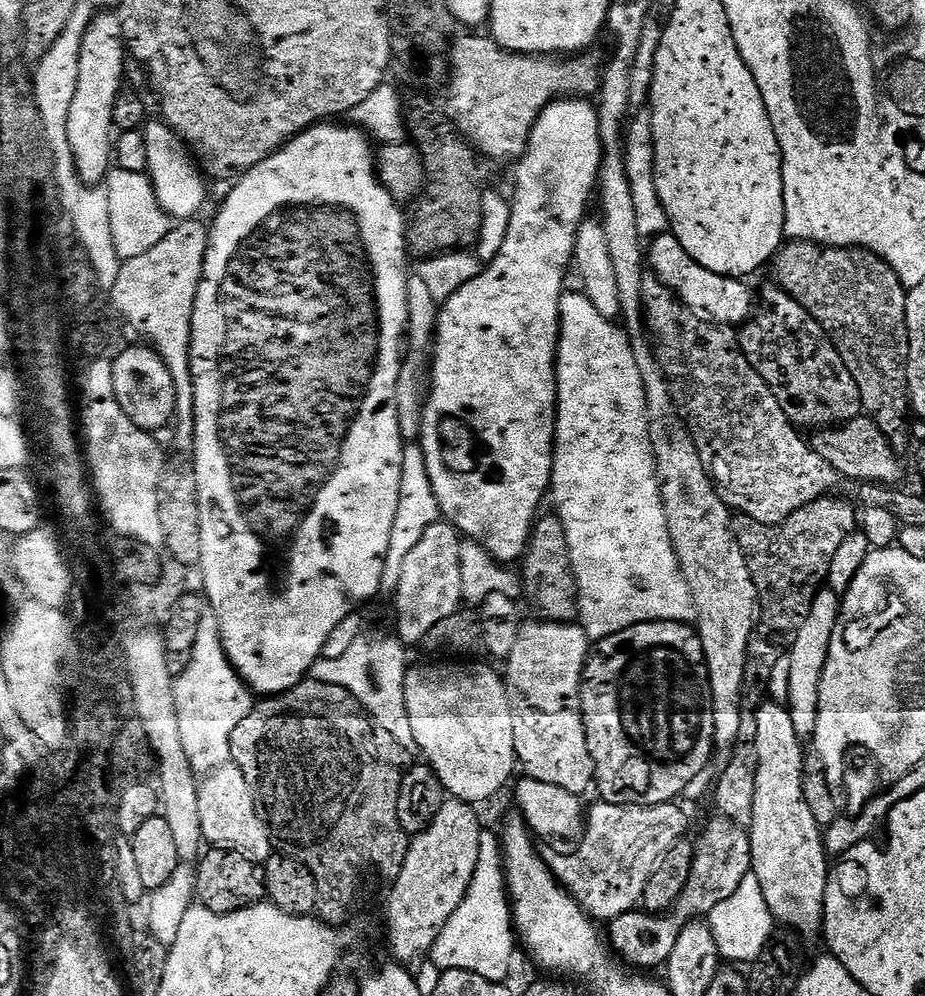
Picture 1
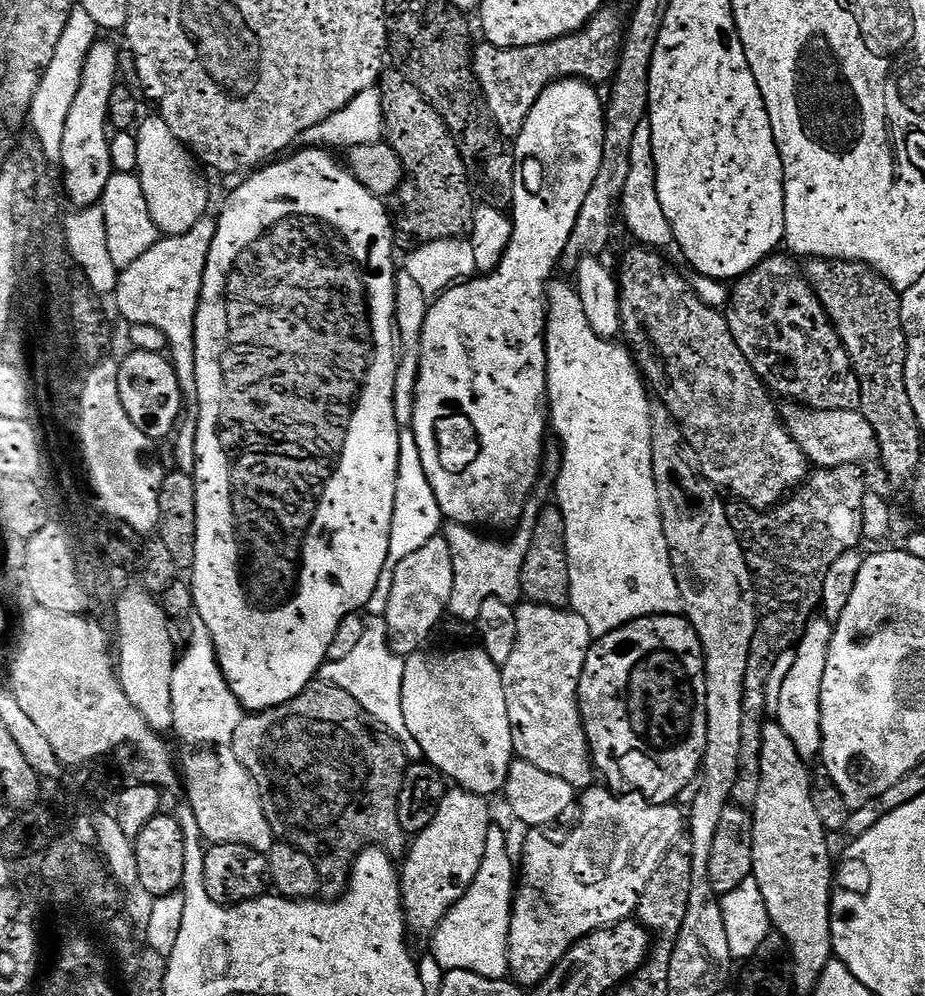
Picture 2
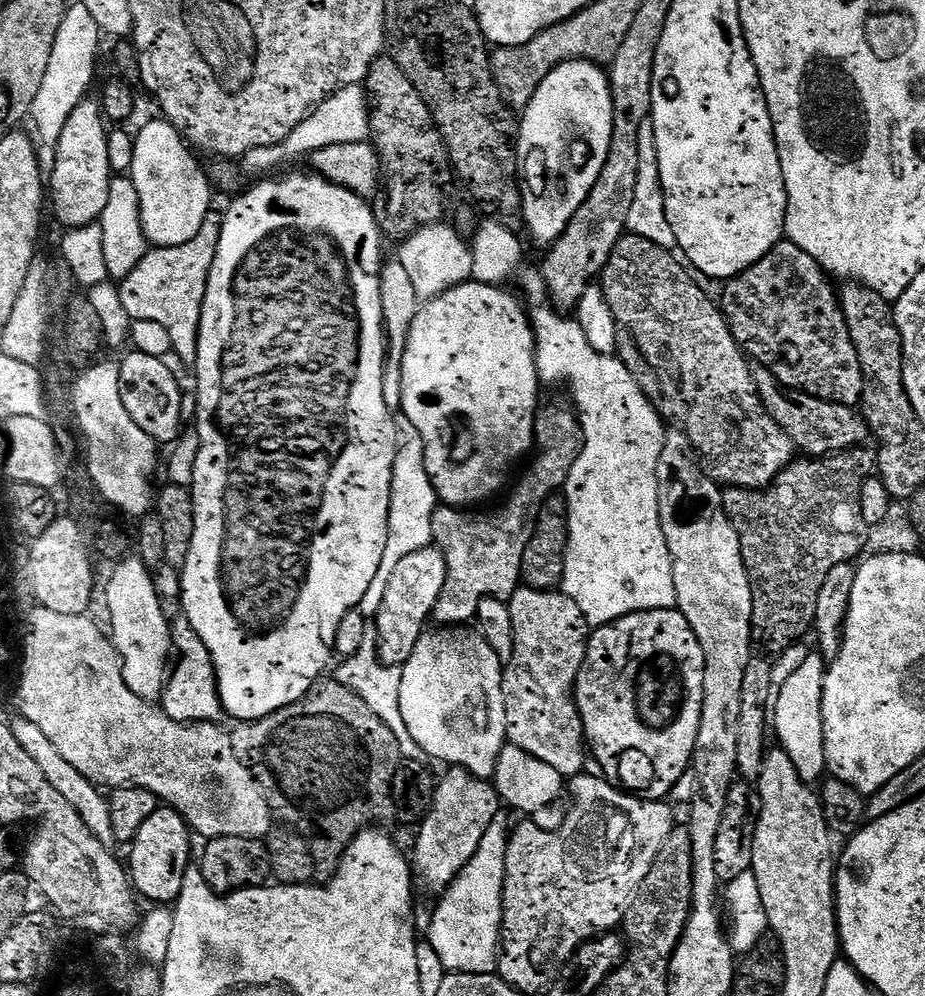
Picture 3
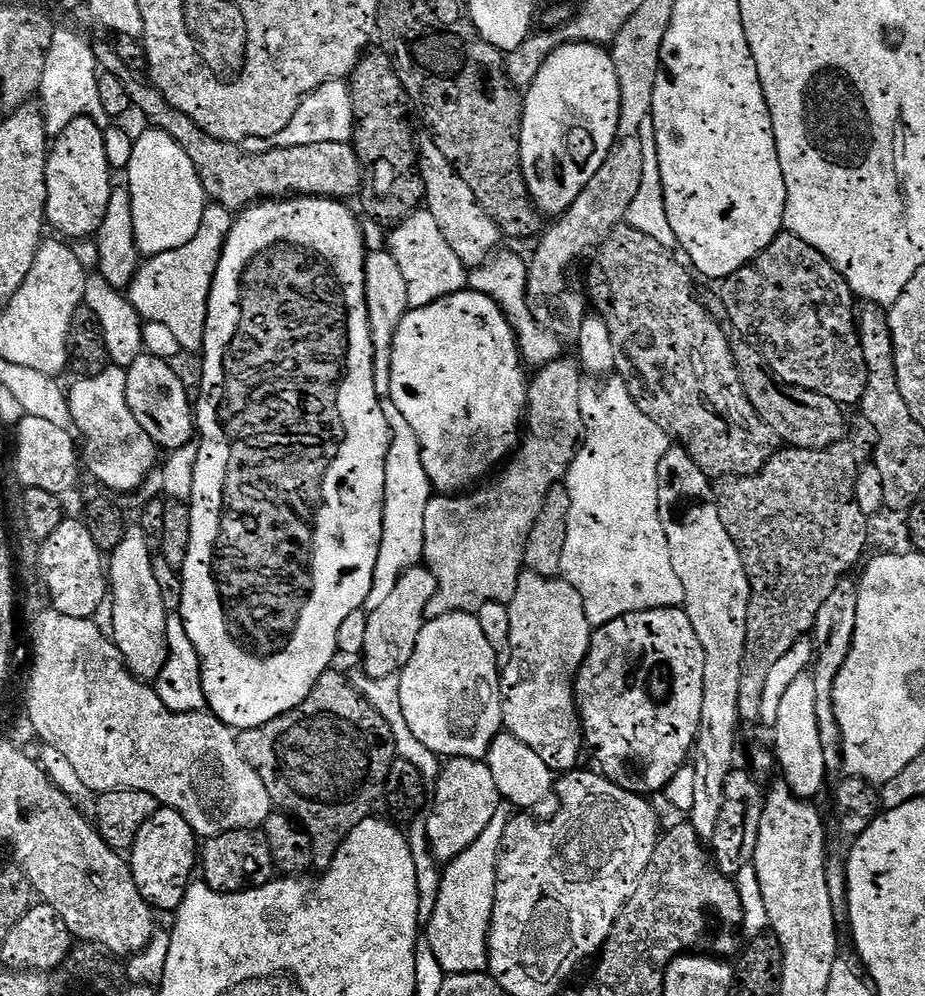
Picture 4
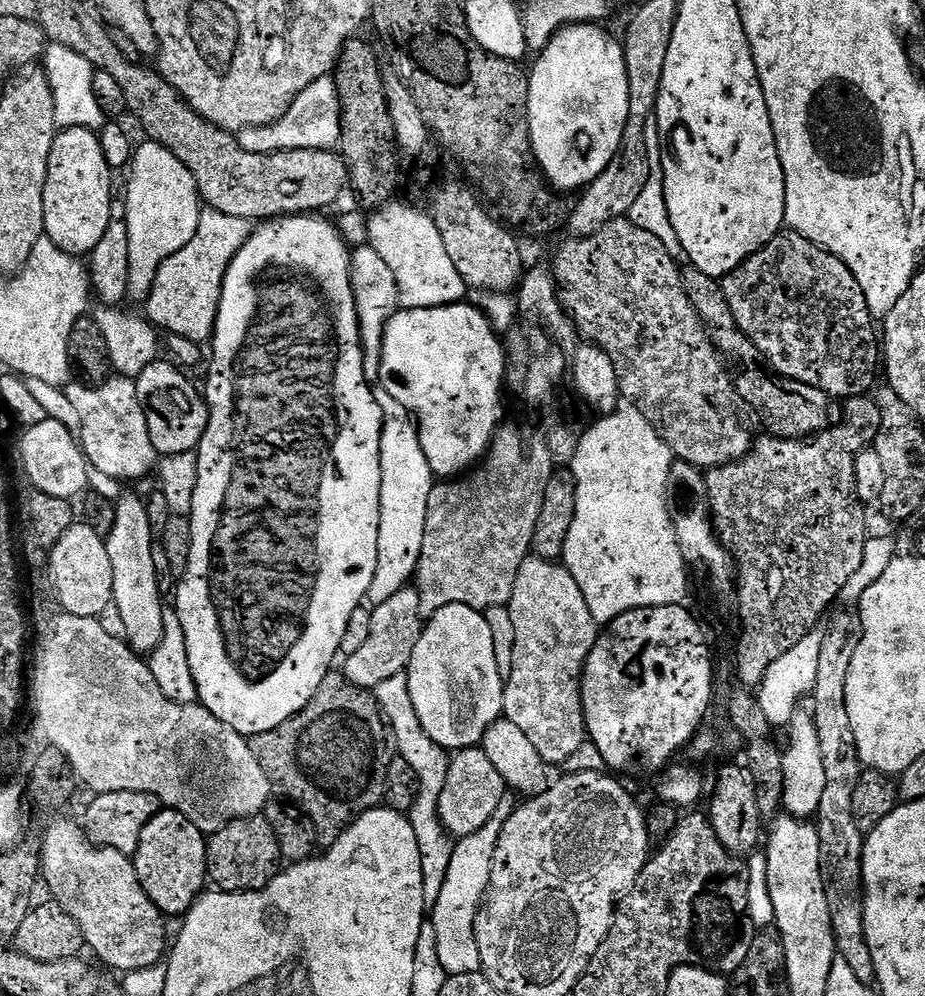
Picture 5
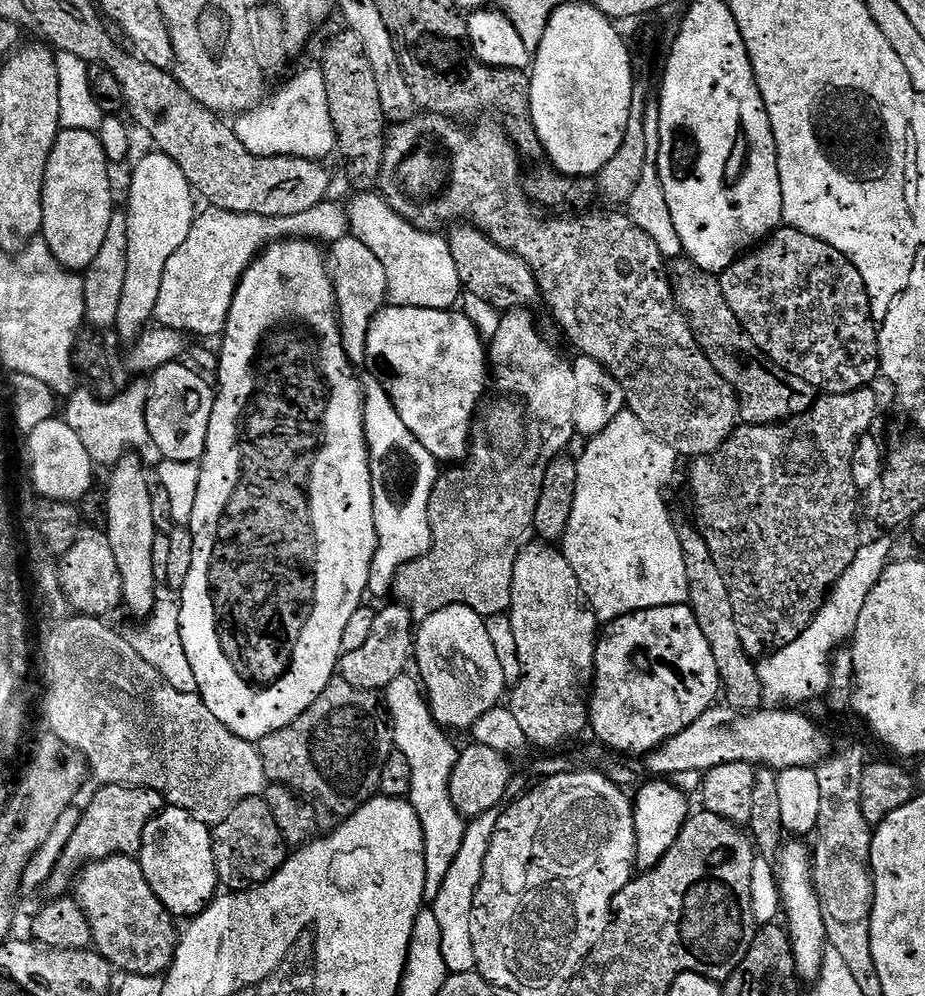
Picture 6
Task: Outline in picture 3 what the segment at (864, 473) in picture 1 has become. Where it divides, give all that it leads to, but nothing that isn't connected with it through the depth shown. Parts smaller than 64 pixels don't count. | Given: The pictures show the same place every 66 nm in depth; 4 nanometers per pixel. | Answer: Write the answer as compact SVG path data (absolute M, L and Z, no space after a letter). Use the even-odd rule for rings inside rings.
M753 367L752 377L758 394L766 410L774 418L774 422L778 422L780 429L792 439L793 445L799 451L801 448L804 451L801 453L809 457L831 456L834 452L859 449L864 435L869 435L870 429L859 411L848 408L844 404L819 400L818 397L805 392L785 390L768 368Z

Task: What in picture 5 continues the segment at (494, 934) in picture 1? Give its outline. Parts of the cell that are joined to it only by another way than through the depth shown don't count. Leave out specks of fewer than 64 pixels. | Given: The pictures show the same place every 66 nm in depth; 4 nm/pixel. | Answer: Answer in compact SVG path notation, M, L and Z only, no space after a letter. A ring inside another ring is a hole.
M505 794L502 802L496 804L494 815L479 830L474 830L474 834L461 836L455 841L450 858L450 870L446 870L446 882L442 882L442 894L438 894L438 902L430 910L430 922L438 938L438 958L449 976L480 971L476 915L488 889L494 850L498 850L498 838L502 838L502 826L517 806L517 797Z

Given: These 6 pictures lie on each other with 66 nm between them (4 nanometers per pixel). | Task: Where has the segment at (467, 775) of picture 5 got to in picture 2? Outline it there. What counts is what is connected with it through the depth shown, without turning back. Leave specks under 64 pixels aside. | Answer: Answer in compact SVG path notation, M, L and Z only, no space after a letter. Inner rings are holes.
M449 787L433 821L411 841L399 874L404 921L413 933L435 932L449 910L464 897L474 882L478 866L482 866L482 858L486 854L486 834L494 826L488 804L485 797L470 790Z

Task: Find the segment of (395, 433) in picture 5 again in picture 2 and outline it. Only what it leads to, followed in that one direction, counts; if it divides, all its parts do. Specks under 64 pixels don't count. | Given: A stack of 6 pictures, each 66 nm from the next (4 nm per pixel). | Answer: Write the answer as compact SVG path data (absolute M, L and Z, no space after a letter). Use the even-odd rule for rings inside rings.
M401 427L398 478L394 494L394 522L390 526L390 550L384 563L382 578L378 578L378 586L374 586L374 594L370 594L367 615L386 614L386 606L390 602L390 586L394 586L394 570L398 570L398 562L404 561L409 554L415 554L421 546L426 546L430 538L441 535L444 523L438 498L434 498L434 490L430 490L430 478L426 478L426 470L422 470L422 454L418 454L416 435L412 433L411 427Z

